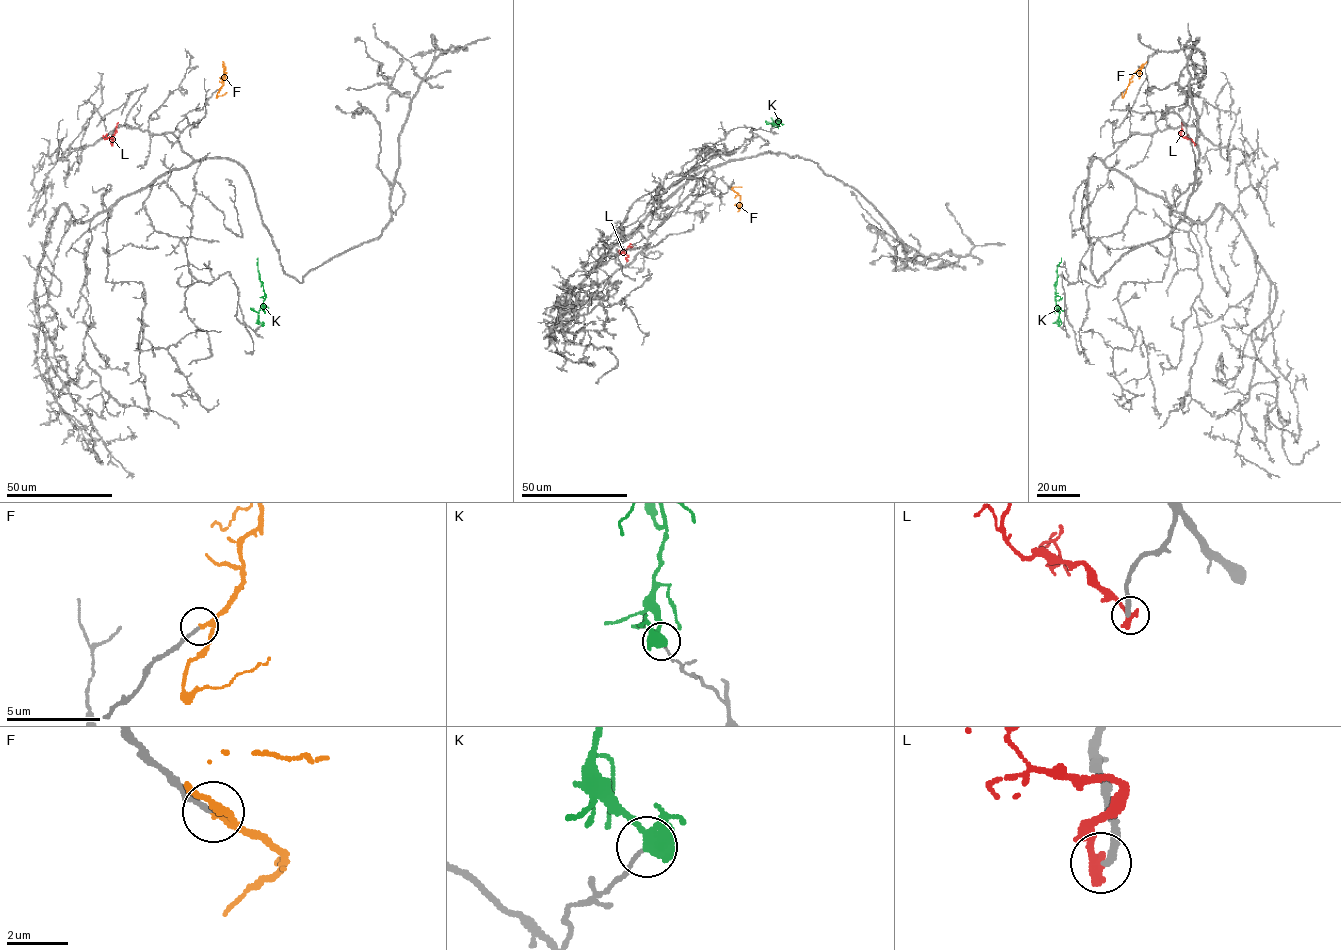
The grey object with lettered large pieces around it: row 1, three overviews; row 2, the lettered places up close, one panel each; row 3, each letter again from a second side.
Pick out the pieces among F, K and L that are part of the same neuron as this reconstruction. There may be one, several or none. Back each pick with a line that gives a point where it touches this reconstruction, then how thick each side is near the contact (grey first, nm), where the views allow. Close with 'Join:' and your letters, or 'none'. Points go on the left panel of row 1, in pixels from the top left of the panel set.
F: meets grey at (218, 89); 180 nm thick on the grey side, 170 nm on the other
Join: F

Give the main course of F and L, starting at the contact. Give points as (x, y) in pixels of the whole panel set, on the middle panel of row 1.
F: (733, 191), (740, 197), (739, 205), (734, 205)
L: (627, 260), (628, 256), (625, 250), (633, 247)

